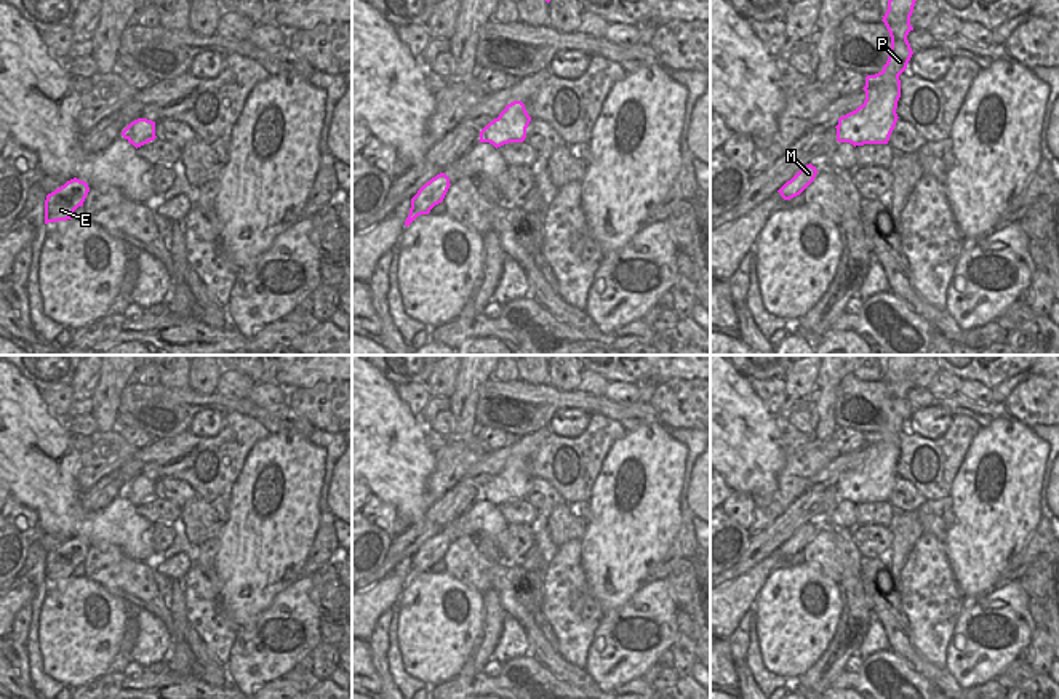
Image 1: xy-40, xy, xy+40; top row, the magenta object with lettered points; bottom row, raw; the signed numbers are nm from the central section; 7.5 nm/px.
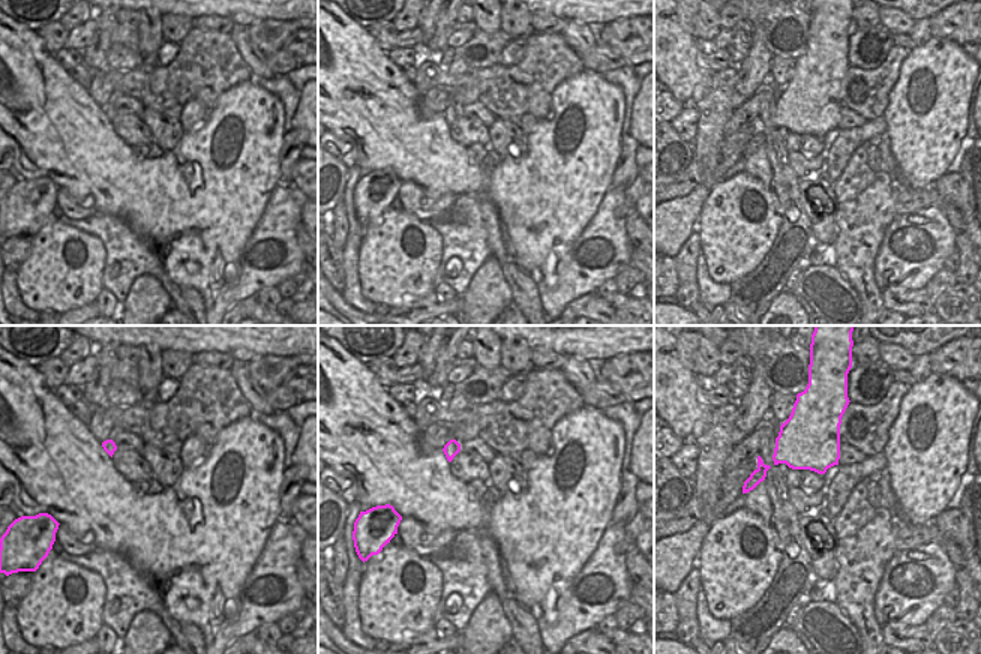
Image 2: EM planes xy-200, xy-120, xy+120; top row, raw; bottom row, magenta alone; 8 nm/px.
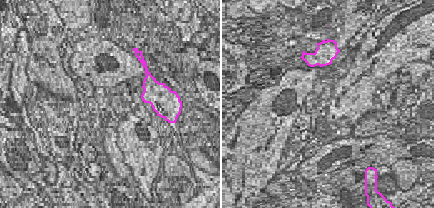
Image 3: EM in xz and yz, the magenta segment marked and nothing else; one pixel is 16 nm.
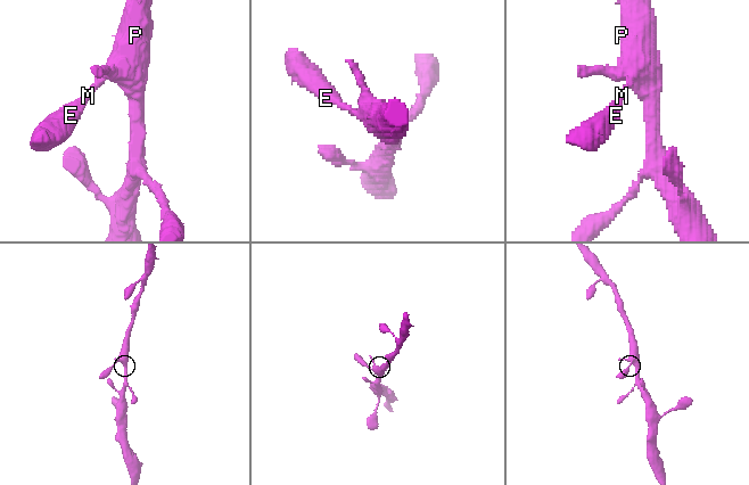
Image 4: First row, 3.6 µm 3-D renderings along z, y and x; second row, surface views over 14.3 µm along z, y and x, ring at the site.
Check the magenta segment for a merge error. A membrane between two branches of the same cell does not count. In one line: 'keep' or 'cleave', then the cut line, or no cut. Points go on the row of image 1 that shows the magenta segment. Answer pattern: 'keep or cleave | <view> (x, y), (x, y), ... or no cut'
keep | no cut

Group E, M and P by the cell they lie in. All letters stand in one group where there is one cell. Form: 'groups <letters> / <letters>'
groups E M P

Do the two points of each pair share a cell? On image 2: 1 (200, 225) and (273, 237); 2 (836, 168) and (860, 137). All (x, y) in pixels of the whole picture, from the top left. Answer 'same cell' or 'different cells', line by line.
1: different cells
2: same cell

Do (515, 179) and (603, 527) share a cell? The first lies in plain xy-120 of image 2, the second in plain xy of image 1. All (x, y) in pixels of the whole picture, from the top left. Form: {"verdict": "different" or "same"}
{"verdict": "same"}

